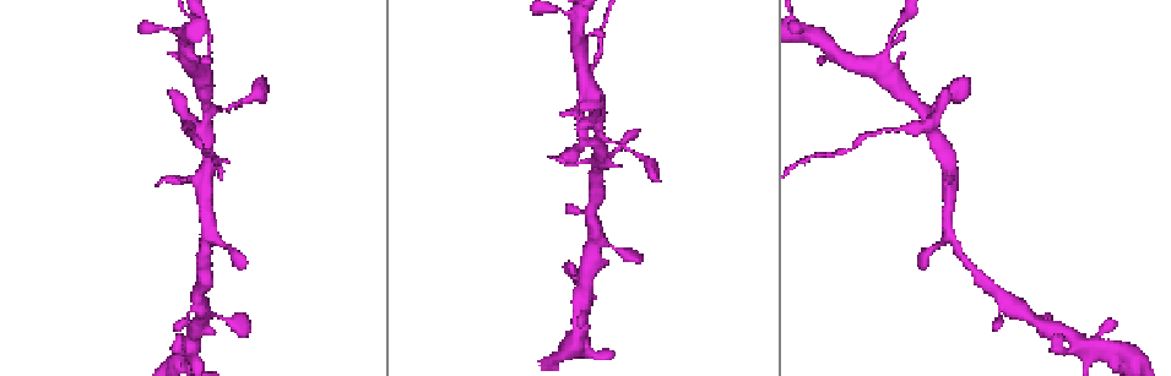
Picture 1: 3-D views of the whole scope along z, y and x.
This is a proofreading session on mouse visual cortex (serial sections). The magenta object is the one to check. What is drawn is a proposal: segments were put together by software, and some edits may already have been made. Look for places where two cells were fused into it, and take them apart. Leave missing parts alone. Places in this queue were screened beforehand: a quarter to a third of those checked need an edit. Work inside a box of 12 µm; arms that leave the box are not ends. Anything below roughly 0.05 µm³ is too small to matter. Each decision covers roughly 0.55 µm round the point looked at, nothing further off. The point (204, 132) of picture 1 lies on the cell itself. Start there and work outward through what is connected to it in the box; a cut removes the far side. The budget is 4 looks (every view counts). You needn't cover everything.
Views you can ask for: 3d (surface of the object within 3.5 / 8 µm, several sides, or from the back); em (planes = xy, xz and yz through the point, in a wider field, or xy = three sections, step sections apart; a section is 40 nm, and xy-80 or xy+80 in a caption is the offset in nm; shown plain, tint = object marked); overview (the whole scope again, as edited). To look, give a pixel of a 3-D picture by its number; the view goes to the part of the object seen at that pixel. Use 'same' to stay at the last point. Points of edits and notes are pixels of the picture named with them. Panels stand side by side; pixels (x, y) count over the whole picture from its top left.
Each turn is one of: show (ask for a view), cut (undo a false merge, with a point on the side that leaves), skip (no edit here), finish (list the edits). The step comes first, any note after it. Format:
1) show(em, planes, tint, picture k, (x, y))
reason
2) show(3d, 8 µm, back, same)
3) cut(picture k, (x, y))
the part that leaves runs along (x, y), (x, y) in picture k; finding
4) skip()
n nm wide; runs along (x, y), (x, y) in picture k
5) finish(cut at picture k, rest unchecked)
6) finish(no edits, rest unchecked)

show(3d, 3.5 µm, picture 1, (187, 129))
sudden change in width

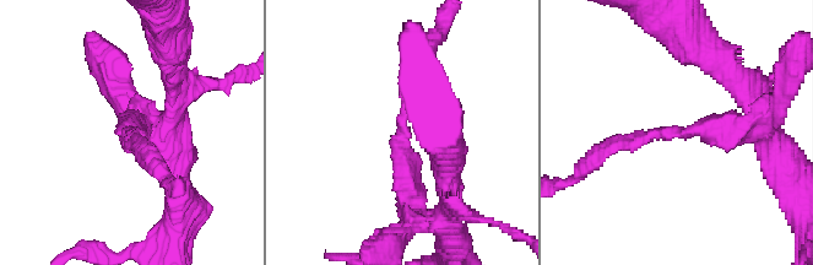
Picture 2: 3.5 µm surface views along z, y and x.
show(em, xy, step 2, tint, picture 2, (127, 134))
arms of 200, 250 nm

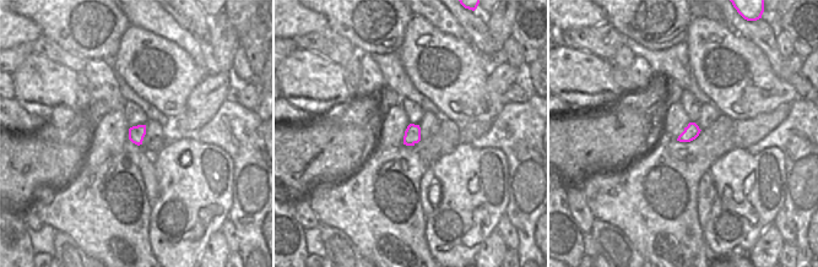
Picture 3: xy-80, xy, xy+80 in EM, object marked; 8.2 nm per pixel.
cut(picture 2, (624, 141))
border along (417, 125), (413, 132), (413, 142) in picture 3; two cells meet here

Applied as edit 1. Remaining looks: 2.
show(3d, 3.5 µm, back, picture 1, (886, 63))
branch point

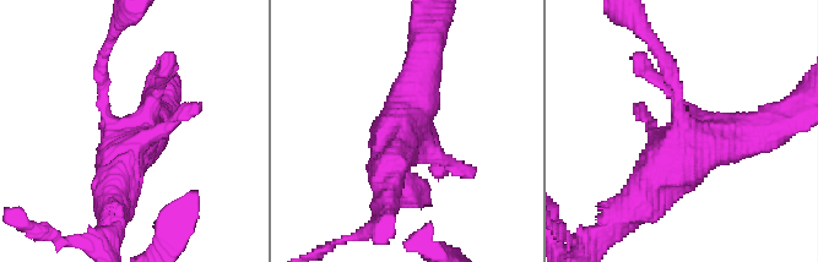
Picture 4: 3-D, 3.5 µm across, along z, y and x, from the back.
show(em, xy, step 3, tint, picture 4, (685, 127))
now the EM

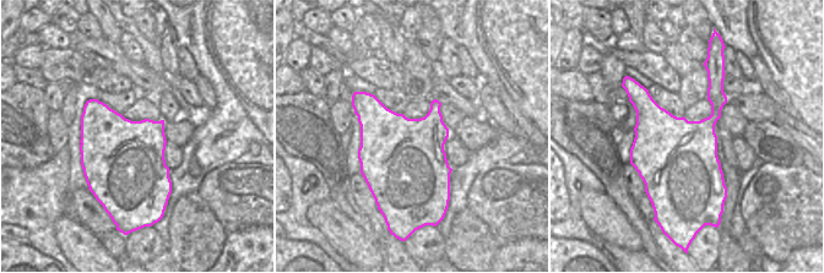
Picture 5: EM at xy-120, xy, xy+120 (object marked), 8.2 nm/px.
skip()
runs along (633, 203), (689, 147), (762, 132) in picture 4; all the same cell

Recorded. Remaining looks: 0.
finish(cut at picture 2, rest unchecked)

